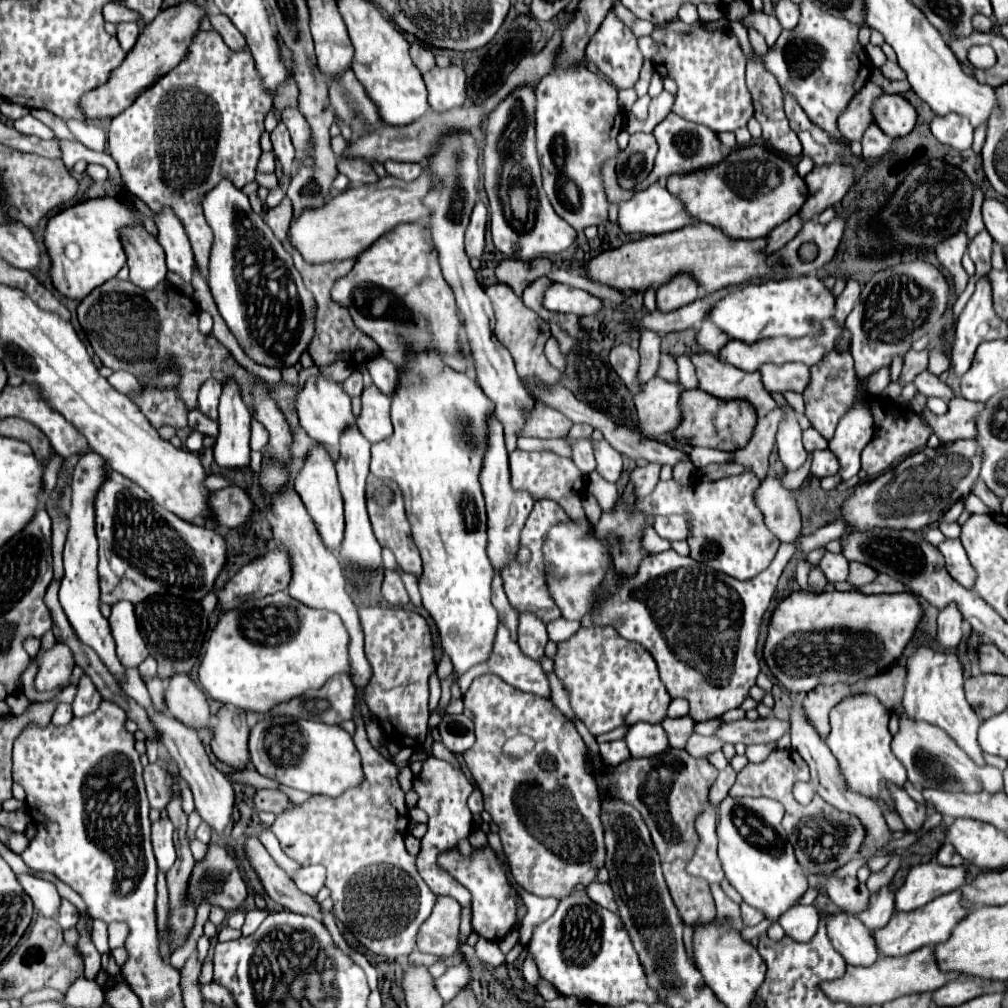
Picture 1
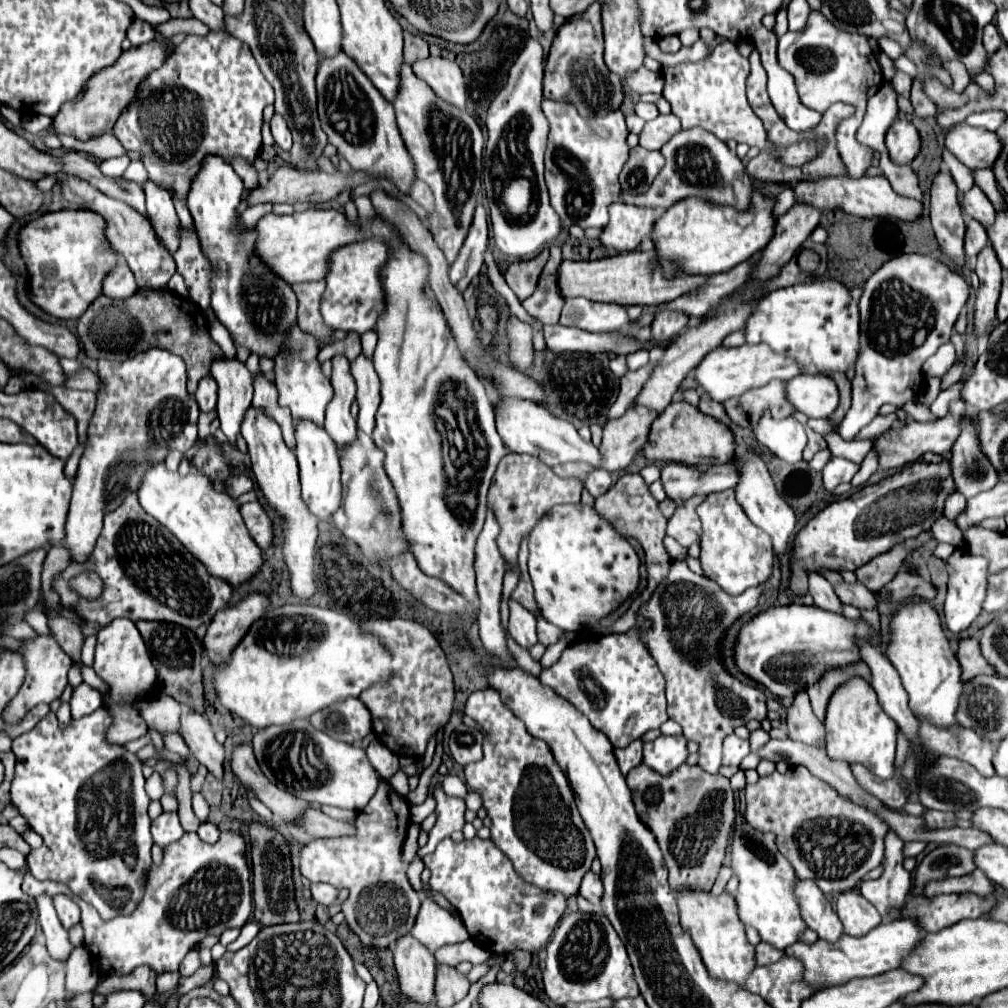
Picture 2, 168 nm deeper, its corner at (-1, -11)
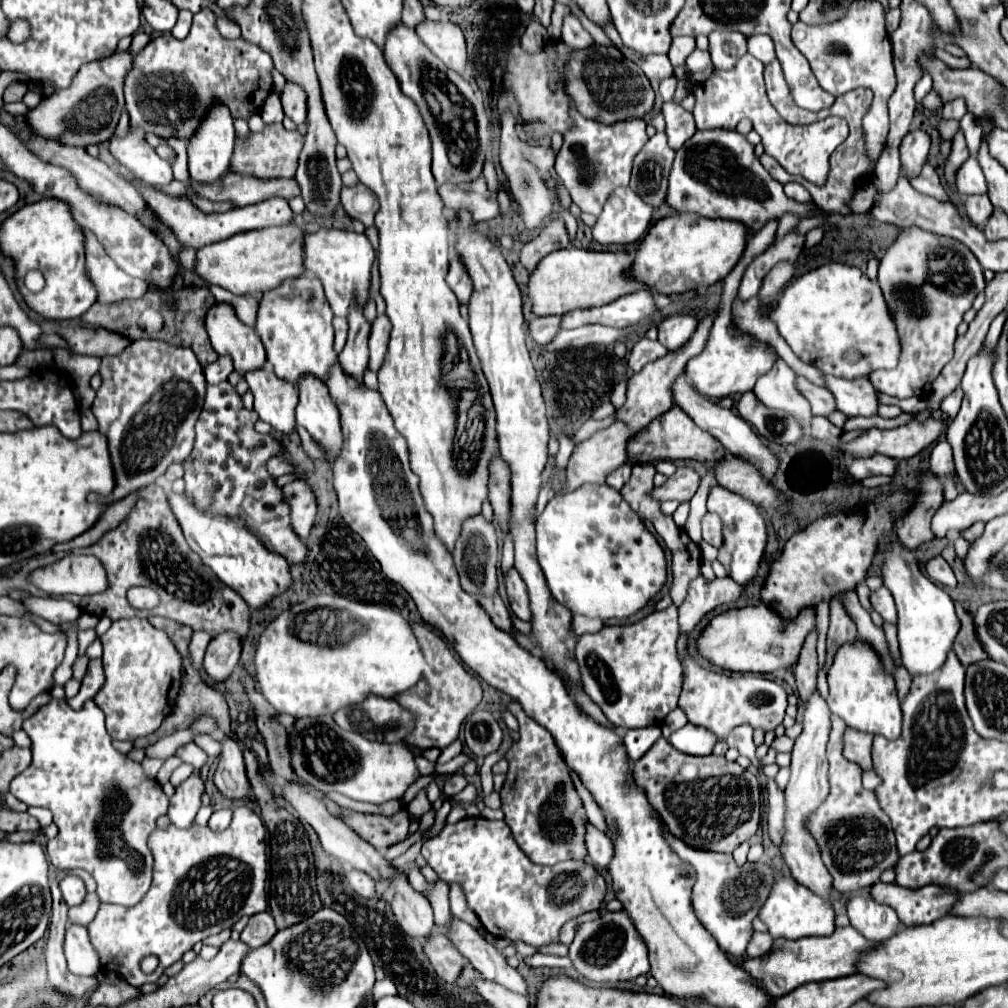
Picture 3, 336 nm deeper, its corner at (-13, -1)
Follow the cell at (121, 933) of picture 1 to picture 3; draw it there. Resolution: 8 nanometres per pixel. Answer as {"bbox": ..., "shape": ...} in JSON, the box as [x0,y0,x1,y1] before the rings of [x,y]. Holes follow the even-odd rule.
{"bbox":[87,806,267,986],"shape":[[[245,806],[233,810],[233,822],[223,832],[213,832],[209,826],[179,830],[173,824],[165,830],[155,830],[149,838],[155,858],[153,884],[145,898],[131,908],[101,904],[97,918],[87,926],[101,966],[111,972],[119,968],[119,974],[131,986],[157,982],[163,970],[181,960],[197,942],[231,928],[241,916],[263,912],[267,908],[265,834],[261,818]],[[145,956],[159,958],[161,974],[145,974],[141,970]]]}

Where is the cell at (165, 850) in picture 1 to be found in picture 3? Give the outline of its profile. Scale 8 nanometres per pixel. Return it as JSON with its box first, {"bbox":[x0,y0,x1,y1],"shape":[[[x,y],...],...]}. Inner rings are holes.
{"bbox":[169,774,205,828],"shape":[[[191,774],[181,786],[175,788],[175,794],[169,798],[169,820],[177,828],[189,828],[201,808],[201,794],[205,790],[203,780],[197,774]]]}

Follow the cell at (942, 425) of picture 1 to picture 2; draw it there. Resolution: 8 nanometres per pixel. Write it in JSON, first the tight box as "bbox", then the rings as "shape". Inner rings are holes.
{"bbox":[873,414,959,470],"shape":[[[947,414],[945,418],[939,420],[931,420],[931,422],[915,422],[911,420],[909,424],[901,426],[901,428],[891,428],[883,434],[879,434],[873,440],[873,448],[877,450],[879,456],[879,466],[883,470],[891,470],[891,468],[903,468],[905,464],[915,462],[917,458],[921,458],[925,452],[935,452],[935,454],[949,454],[953,442],[959,436],[959,420],[951,414]]]}

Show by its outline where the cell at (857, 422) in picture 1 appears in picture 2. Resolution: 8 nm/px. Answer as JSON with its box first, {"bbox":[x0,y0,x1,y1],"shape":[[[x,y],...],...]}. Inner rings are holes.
{"bbox":[839,254,969,440],"shape":[[[899,254],[887,260],[865,284],[859,300],[861,310],[861,356],[855,366],[853,378],[853,402],[845,414],[839,434],[843,440],[853,440],[857,432],[867,426],[883,404],[901,408],[905,402],[915,400],[923,392],[923,362],[937,352],[937,348],[949,342],[953,324],[969,298],[969,286],[961,272],[925,254]]]}

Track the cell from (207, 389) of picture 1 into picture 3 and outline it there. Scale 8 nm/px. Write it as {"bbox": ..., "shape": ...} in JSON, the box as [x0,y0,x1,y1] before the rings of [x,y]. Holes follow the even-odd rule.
{"bbox":[205,356,233,384],"shape":[[[219,356],[213,364],[209,364],[205,370],[205,378],[207,378],[207,384],[221,384],[227,380],[227,376],[233,372],[231,368],[231,360],[227,360],[227,356]]]}

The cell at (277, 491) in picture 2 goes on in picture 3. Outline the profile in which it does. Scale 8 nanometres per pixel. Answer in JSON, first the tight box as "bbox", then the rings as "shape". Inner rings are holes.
{"bbox":[247,370,297,434],"shape":[[[259,370],[247,376],[249,390],[255,396],[253,410],[259,420],[267,422],[279,434],[295,432],[295,406],[297,406],[297,390],[293,384],[279,380],[269,370]]]}

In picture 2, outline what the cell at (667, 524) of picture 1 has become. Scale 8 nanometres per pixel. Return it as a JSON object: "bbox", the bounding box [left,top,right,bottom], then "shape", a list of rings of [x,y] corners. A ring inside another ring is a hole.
{"bbox":[667,496,705,548],"shape":[[[693,496],[669,518],[667,534],[673,536],[681,546],[689,548],[701,538],[701,522],[695,514],[695,508],[705,500],[705,496]]]}

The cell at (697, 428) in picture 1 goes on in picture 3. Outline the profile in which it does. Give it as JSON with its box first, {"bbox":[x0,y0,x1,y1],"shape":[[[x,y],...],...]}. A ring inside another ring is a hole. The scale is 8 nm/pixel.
{"bbox":[629,406,725,464],"shape":[[[673,406],[663,416],[655,418],[647,430],[639,430],[629,442],[629,458],[633,464],[639,462],[657,462],[657,460],[699,460],[699,462],[721,462],[725,458],[723,444],[713,438],[709,432],[701,430],[685,410]]]}

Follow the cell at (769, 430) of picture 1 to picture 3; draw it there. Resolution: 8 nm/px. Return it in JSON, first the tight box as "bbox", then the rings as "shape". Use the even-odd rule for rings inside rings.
{"bbox":[653,466,701,502],"shape":[[[681,466],[673,476],[667,478],[667,482],[659,488],[653,490],[657,500],[679,500],[679,502],[689,502],[693,494],[699,488],[701,476],[695,472],[691,466]]]}

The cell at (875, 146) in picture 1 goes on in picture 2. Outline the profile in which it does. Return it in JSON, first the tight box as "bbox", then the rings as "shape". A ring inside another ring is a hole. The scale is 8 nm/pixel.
{"bbox":[879,154,923,202],"shape":[[[881,154],[879,168],[887,176],[887,180],[891,182],[895,192],[899,192],[907,198],[915,198],[915,200],[923,202],[923,192],[919,188],[917,174],[911,170],[911,166],[895,166],[887,154]]]}

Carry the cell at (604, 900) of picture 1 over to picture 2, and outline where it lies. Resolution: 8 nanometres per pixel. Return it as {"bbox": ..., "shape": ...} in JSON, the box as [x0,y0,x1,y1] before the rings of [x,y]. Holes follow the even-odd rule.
{"bbox":[579,870,603,906],"shape":[[[589,870],[585,876],[583,876],[583,882],[581,882],[581,888],[579,888],[581,896],[591,900],[595,906],[599,906],[601,902],[601,894],[603,894],[603,884],[599,880],[599,874],[595,874],[593,870]]]}

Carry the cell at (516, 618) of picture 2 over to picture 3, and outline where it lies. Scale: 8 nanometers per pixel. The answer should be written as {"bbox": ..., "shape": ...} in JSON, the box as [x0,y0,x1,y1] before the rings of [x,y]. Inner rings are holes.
{"bbox":[507,568,531,620],"shape":[[[515,568],[509,570],[507,574],[507,596],[509,596],[509,606],[511,610],[521,618],[521,620],[531,620],[531,608],[529,608],[529,594],[523,578]]]}

